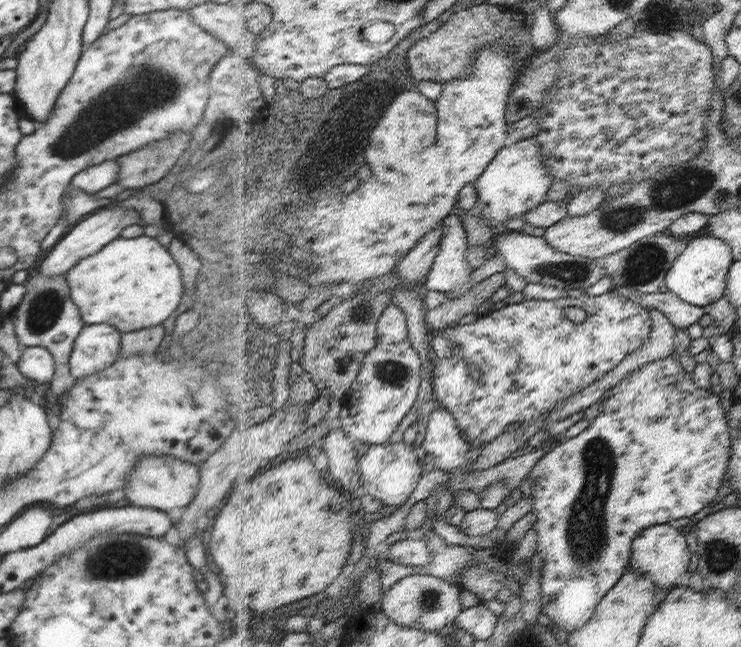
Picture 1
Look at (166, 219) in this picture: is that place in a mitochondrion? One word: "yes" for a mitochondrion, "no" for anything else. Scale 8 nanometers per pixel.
no

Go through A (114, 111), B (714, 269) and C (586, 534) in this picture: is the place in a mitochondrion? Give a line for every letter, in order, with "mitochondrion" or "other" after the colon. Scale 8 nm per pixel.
A: mitochondrion
B: other
C: mitochondrion

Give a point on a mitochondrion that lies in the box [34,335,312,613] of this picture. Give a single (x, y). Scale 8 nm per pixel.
(123, 560)

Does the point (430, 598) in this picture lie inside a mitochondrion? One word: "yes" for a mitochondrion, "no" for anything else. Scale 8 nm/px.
yes

